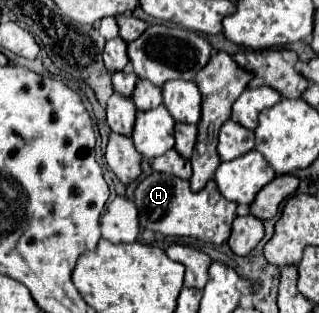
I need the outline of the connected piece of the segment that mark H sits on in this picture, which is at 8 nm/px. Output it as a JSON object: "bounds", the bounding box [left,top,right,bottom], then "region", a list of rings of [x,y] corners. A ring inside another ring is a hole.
{"bounds":[135,173,237,245],"region":[[[157,173],[143,177],[135,189],[135,205],[139,211],[139,223],[143,229],[151,229],[163,235],[183,235],[195,237],[205,243],[221,245],[231,235],[231,223],[237,217],[237,203],[227,201],[219,191],[217,183],[209,181],[205,189],[193,193],[189,189],[189,181],[177,179],[175,175]]]}

